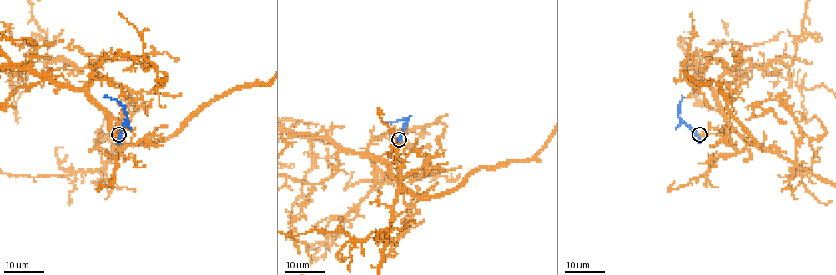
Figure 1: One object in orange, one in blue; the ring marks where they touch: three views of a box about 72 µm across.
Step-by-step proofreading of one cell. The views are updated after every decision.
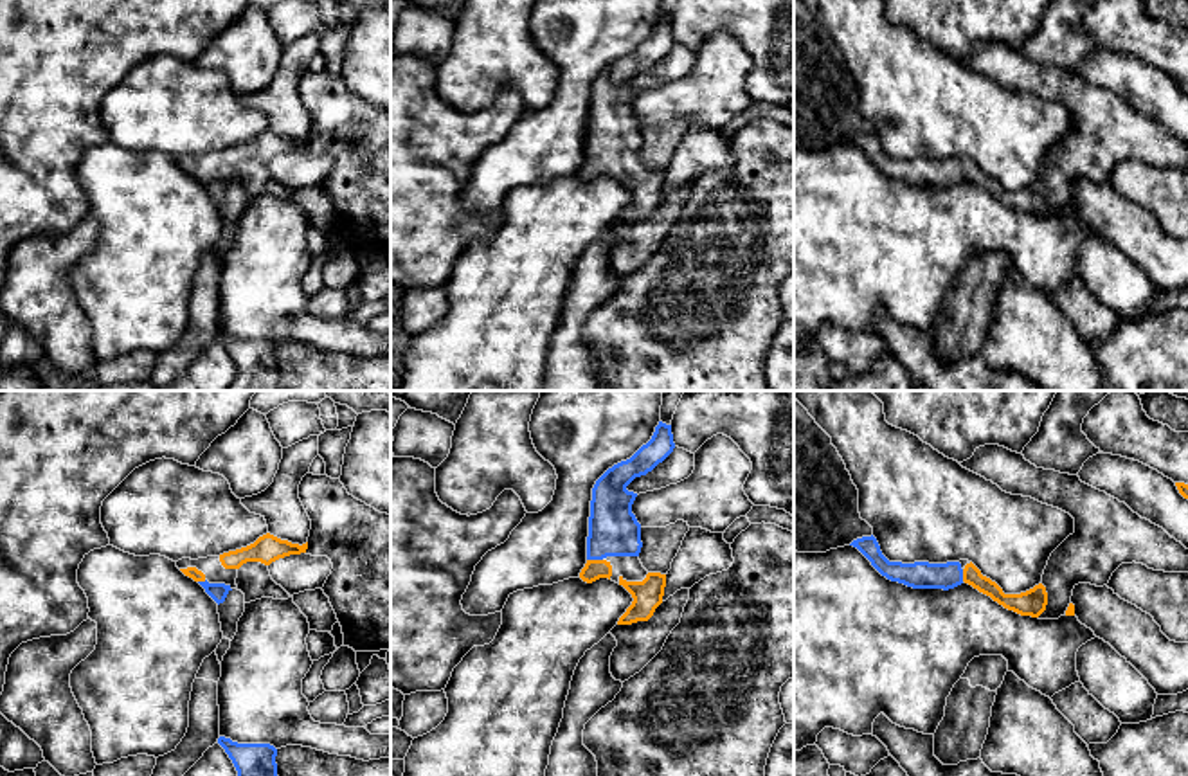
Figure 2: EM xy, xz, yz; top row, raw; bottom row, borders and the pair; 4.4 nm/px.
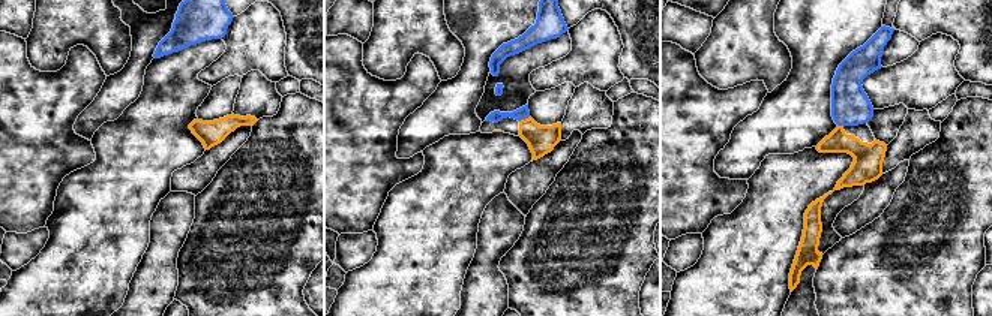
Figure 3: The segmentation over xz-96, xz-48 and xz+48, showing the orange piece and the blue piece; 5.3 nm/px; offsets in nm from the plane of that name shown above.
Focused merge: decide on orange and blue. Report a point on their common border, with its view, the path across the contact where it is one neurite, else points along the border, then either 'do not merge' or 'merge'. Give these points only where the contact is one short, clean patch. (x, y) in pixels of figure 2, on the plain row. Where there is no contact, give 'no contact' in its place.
contact xz (594, 157); way xz (594, 166), (594, 157), (598, 143), (612, 125); merge

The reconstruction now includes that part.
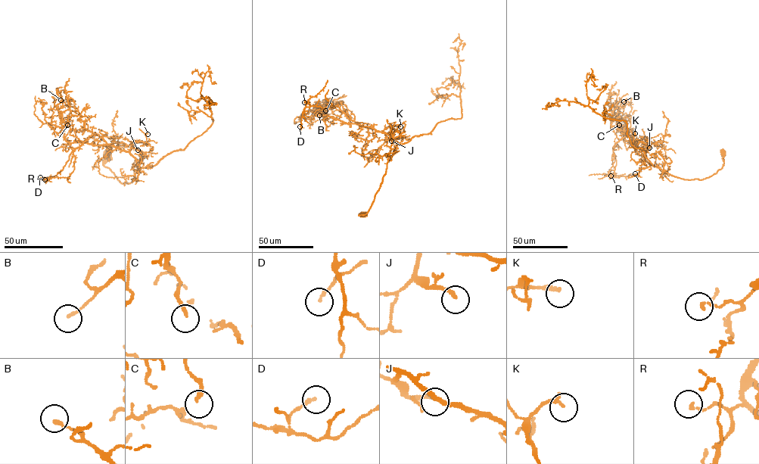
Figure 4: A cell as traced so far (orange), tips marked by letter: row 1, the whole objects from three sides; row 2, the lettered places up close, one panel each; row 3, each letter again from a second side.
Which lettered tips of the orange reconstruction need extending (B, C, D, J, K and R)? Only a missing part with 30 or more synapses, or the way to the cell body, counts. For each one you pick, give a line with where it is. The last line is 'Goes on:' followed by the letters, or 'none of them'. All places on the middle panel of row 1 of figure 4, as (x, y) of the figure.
J: Place: (391, 141)
Goes on: J

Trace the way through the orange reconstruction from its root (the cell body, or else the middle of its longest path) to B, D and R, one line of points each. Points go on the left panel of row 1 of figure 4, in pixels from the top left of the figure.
B: (107, 154), (104, 165), (121, 183), (131, 182), (138, 167), (135, 158), (88, 131), (78, 109), (60, 100)
D: (107, 154), (104, 165), (121, 183), (131, 182), (135, 158), (97, 135), (55, 175), (40, 177)
R: (107, 154), (104, 165), (121, 183), (131, 182), (135, 158), (97, 135), (45, 179)

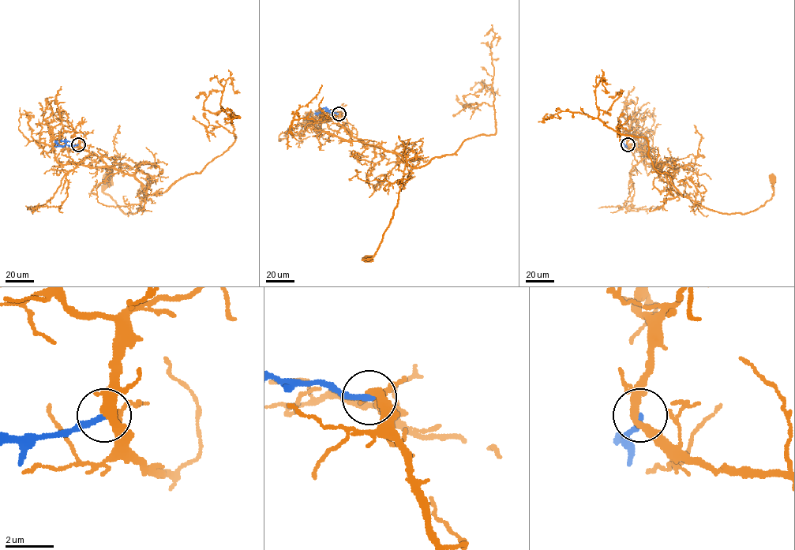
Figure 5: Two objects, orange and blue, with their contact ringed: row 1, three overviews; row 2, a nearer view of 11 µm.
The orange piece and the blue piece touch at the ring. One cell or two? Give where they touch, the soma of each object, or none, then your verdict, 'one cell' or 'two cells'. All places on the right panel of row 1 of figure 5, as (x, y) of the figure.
place (628, 144); soma orange (772, 179); soma blue none; two cells

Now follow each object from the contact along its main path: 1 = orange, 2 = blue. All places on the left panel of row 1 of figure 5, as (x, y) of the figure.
1: (78, 144), (108, 166), (133, 175), (140, 182), (145, 194), (136, 212), (125, 214), (103, 192), (107, 177)
2: (78, 144), (60, 146), (54, 140)

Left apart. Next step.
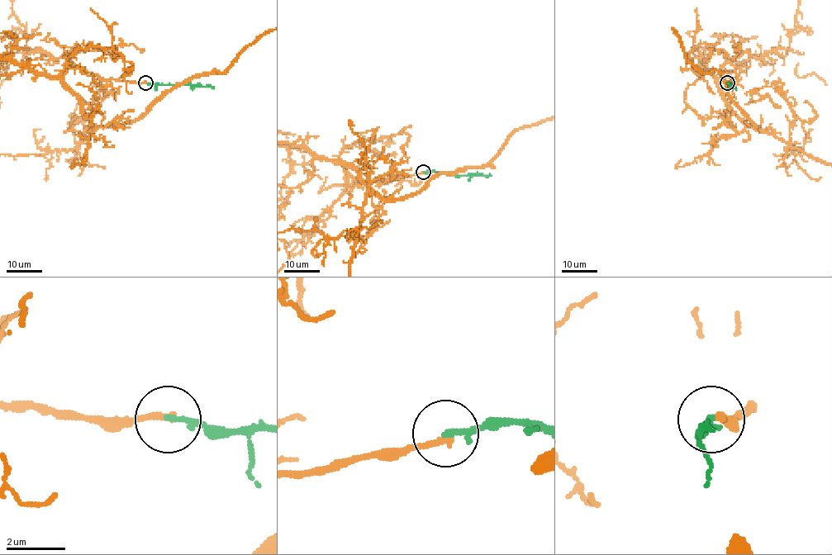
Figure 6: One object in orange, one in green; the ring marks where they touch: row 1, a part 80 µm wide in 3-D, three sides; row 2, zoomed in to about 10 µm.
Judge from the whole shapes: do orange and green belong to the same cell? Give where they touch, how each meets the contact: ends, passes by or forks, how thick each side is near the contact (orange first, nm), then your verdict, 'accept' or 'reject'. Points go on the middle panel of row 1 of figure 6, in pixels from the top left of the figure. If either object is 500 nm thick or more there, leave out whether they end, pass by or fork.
(423, 172) | orange ends | green ends | 240/200 nm | accept

